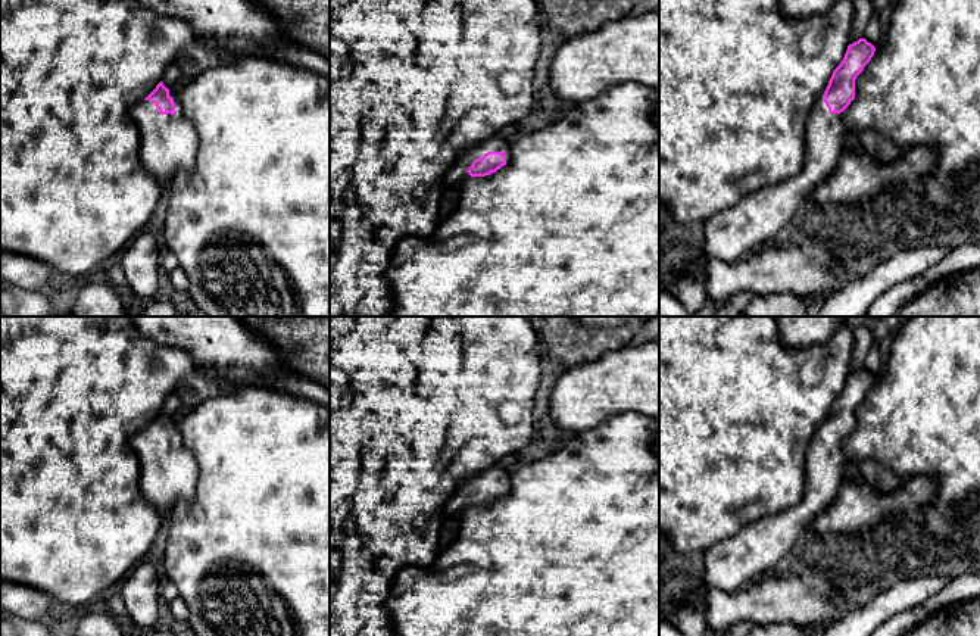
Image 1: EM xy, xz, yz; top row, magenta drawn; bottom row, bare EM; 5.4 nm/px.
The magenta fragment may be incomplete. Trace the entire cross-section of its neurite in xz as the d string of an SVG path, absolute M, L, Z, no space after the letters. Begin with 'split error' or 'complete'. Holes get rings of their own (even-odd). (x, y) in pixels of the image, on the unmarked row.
split error; M491 467L468 478L450 499L447 505L449 515L459 515L464 509L486 506L509 492L511 470Z

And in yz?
split error; M865 368L848 375L828 415L809 439L805 462L805 492L800 502L745 526L703 552L703 580L724 592L775 573L777 564L808 531L811 521L828 508L848 464L842 442L855 428L855 409L874 386Z

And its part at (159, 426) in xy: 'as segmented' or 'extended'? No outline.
extended

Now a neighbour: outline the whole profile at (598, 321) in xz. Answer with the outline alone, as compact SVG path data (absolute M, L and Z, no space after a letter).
M571 317L572 319L586 324L594 325L600 328L612 328L618 325L637 325L652 318L658 317Z

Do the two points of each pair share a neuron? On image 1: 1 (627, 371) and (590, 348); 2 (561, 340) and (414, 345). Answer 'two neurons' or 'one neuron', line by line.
1: two neurons
2: two neurons

